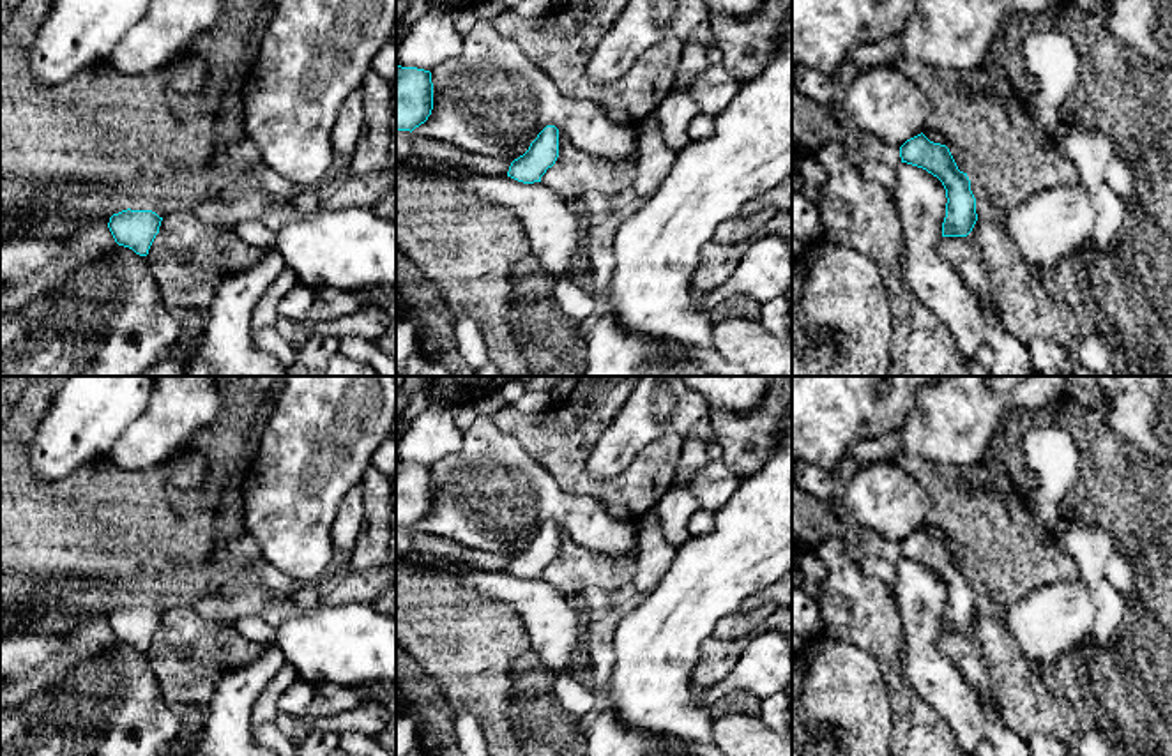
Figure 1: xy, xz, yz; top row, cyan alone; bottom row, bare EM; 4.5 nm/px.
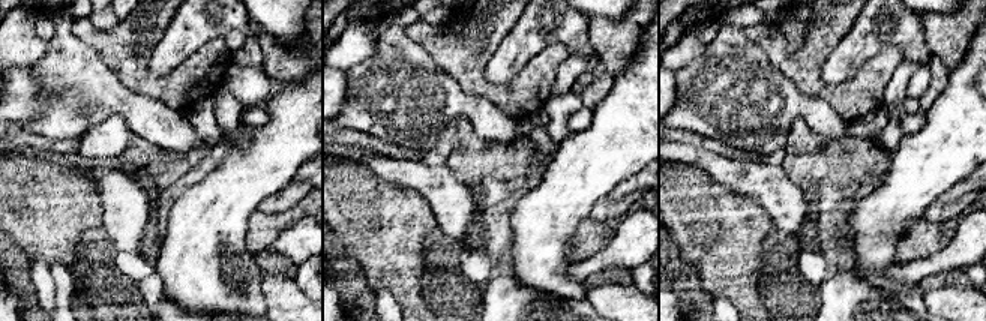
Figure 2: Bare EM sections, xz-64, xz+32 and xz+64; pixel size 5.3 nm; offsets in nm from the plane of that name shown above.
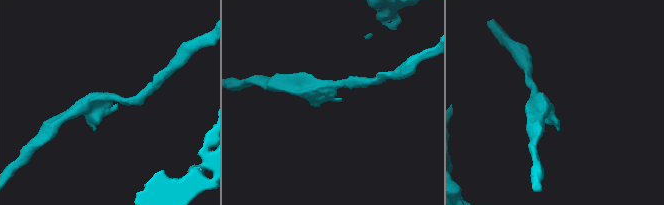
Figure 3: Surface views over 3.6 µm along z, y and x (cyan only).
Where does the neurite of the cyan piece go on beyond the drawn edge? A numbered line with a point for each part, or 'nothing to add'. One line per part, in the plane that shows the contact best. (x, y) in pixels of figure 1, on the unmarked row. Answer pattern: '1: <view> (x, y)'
nothing to add

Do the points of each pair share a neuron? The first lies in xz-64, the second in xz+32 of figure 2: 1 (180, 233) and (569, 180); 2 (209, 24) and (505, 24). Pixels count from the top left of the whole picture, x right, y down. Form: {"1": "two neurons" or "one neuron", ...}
{"1": "one neuron", "2": "two neurons"}

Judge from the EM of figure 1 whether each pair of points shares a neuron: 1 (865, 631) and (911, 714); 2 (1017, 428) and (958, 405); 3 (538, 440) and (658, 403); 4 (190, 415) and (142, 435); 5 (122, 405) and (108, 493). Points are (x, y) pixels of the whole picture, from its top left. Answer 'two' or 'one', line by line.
1: one
2: two
3: two
4: one
5: two

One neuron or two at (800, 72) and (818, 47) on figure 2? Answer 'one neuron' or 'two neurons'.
one neuron

